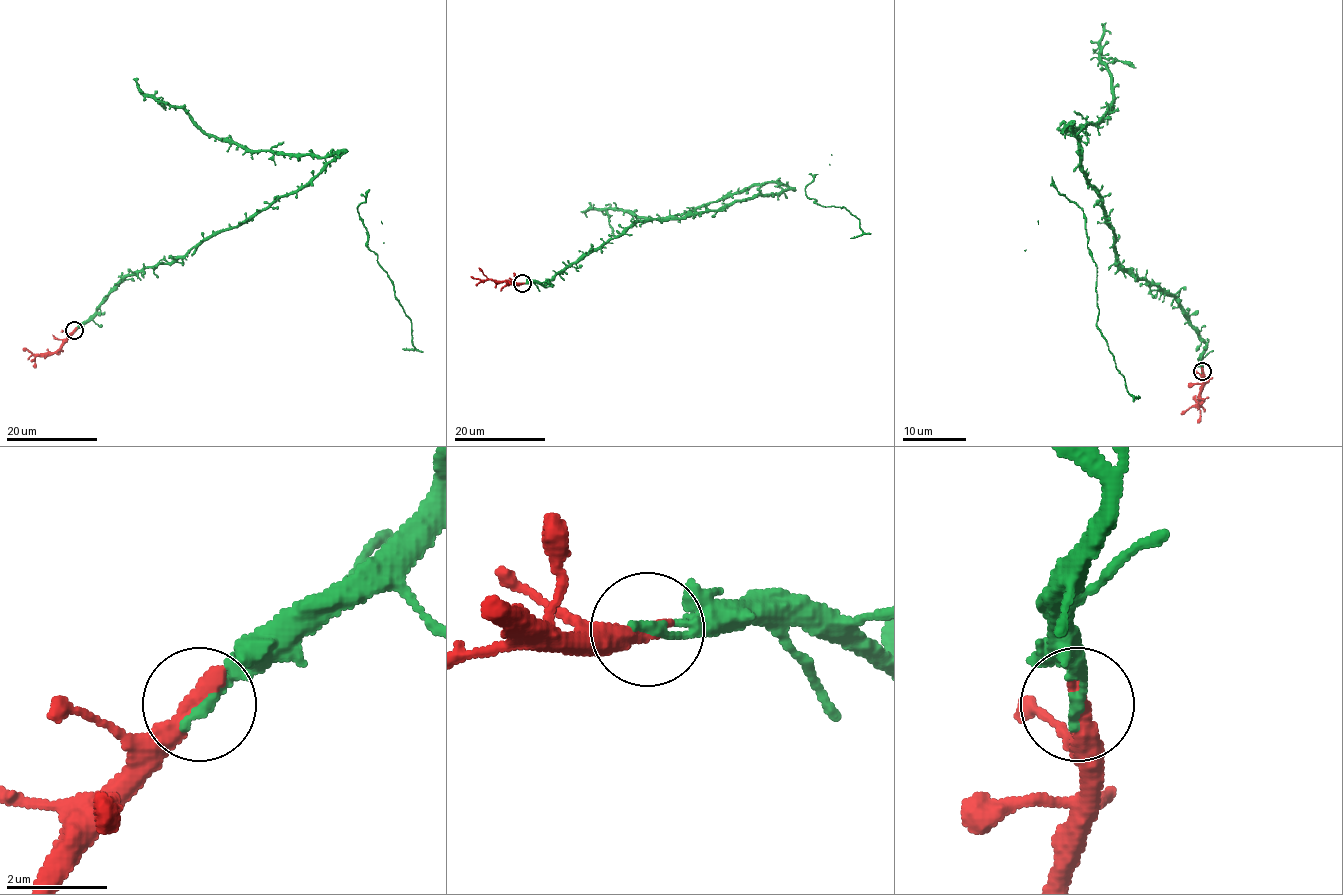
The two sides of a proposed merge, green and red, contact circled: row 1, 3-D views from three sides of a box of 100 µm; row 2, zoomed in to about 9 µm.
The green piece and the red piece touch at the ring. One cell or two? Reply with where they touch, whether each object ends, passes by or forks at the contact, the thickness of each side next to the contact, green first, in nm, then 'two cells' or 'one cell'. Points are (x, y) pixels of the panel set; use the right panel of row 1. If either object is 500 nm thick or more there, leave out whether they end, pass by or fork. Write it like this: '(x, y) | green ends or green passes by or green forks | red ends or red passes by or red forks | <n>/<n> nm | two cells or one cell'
(1202, 371) | green ends | red ends | 240/460 nm | one cell

